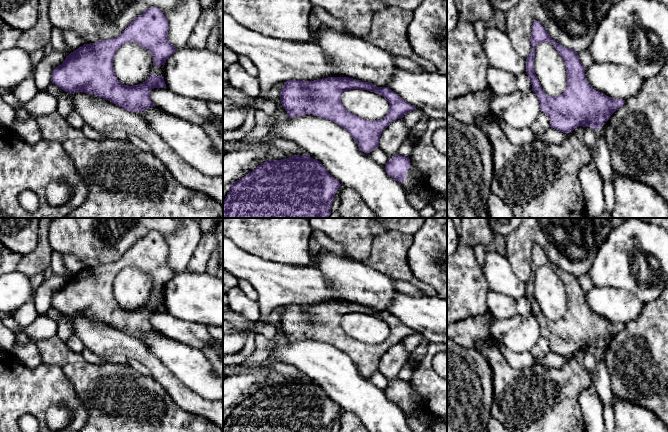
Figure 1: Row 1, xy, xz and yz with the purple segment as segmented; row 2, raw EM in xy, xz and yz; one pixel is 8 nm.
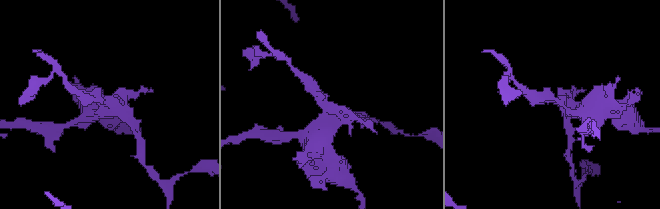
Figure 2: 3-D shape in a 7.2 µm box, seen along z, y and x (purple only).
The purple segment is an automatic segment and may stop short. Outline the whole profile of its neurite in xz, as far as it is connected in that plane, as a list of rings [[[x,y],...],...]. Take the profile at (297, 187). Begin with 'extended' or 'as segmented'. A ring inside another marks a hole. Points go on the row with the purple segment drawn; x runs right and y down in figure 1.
as segmented; [[[292,155],[290,158],[281,160],[268,160],[261,163],[246,176],[230,185],[230,190],[223,200],[223,218],[329,218],[333,198],[337,190],[341,187],[340,182],[325,169],[321,162],[311,158],[309,155]]]

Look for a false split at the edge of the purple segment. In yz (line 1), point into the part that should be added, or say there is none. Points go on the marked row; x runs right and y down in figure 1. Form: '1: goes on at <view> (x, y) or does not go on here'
1: does not go on here

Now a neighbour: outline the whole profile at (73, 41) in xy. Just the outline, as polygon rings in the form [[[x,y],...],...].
[[[71,30],[63,31],[63,36],[66,45],[72,52],[85,44],[78,34]]]

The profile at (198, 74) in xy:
[[[176,48],[166,60],[166,87],[182,96],[223,104],[223,56],[207,48]]]

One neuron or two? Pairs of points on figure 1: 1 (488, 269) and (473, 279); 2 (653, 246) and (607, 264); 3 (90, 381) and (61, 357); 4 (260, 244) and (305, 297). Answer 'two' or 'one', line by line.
1: two
2: one
3: one
4: two

